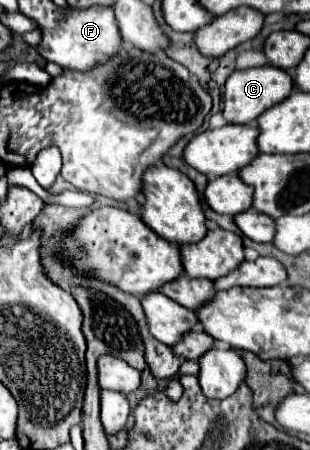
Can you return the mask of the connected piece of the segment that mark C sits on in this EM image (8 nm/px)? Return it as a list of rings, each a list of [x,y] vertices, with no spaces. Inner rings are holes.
[[[274,65],[234,71],[224,85],[224,117],[228,123],[254,123],[266,109],[284,101],[294,89],[292,77]]]

